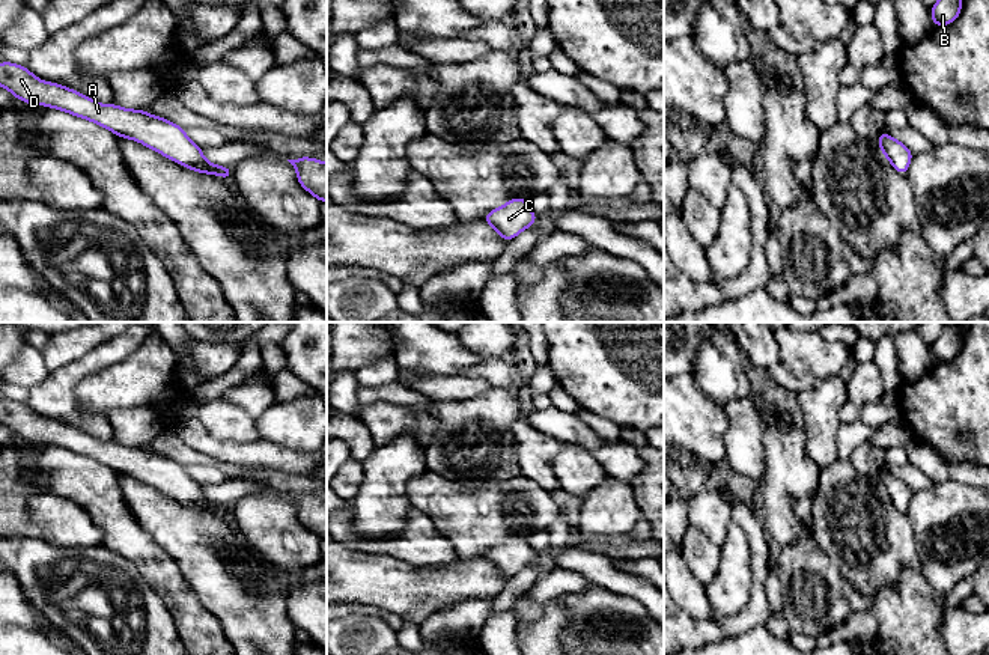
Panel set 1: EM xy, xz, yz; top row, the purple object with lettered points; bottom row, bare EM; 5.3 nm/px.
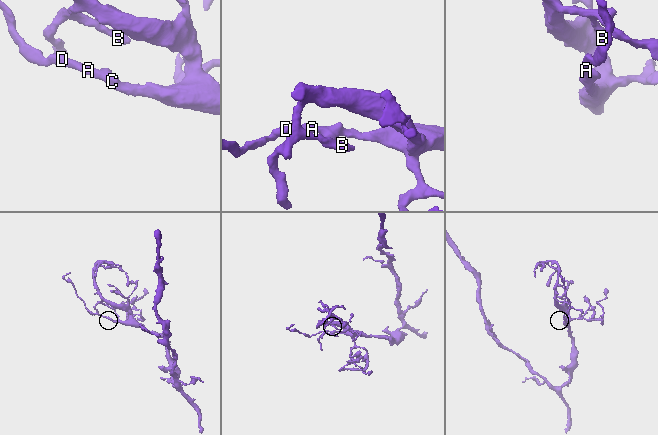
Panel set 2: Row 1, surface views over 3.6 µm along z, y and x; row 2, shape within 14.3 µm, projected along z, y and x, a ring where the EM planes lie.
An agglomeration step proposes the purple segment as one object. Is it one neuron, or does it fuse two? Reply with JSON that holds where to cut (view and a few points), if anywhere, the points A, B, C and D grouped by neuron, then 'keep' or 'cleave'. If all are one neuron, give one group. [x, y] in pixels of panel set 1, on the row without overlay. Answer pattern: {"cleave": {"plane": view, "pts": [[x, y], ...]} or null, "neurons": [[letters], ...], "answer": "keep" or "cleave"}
{"cleave": null, "neurons": [["A", "B", "C", "D"]], "answer": "keep"}

